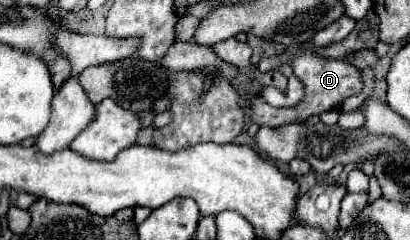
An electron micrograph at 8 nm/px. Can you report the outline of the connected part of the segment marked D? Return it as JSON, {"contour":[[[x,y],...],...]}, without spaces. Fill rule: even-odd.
{"contour":[[[300,51],[294,59],[292,59],[292,69],[294,69],[294,75],[302,79],[304,87],[306,87],[306,99],[302,103],[298,103],[296,107],[272,107],[268,105],[260,95],[256,95],[254,99],[246,101],[250,105],[250,119],[256,121],[258,125],[268,125],[268,127],[280,127],[280,125],[286,125],[286,123],[294,123],[294,121],[304,121],[312,115],[320,115],[328,109],[334,109],[338,103],[342,103],[346,97],[350,95],[356,95],[362,91],[362,79],[360,79],[360,71],[350,65],[348,61],[344,59],[326,59],[326,57],[320,57],[318,53],[314,51]]]}

